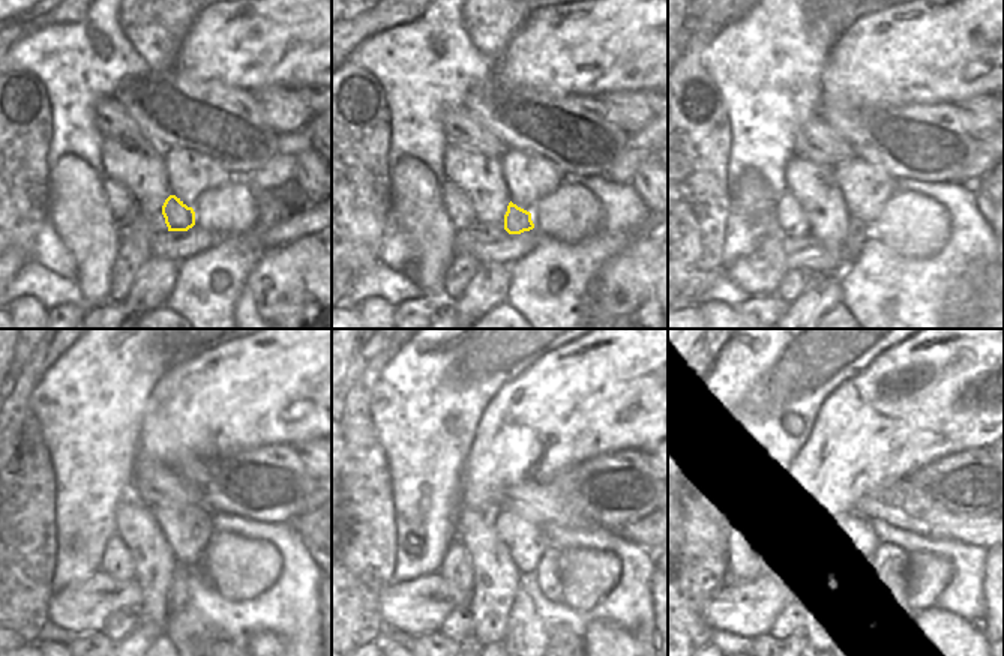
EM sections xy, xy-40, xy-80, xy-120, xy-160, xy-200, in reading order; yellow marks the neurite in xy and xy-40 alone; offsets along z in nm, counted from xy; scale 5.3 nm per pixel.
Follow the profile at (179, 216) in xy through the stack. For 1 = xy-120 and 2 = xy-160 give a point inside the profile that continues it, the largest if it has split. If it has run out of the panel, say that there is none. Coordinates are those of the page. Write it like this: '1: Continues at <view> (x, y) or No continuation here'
1: Continues at xy-120 (179, 595)
2: Continues at xy-160 (529, 634)

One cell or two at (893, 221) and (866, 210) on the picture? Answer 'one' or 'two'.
two

